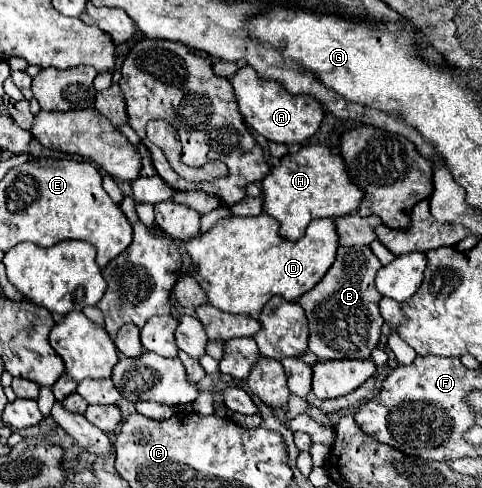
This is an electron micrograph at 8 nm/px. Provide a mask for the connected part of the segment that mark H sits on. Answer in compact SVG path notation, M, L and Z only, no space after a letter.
M321 144L303 146L297 152L285 154L279 166L271 168L263 178L261 190L263 210L281 224L279 234L287 240L299 240L315 218L337 218L357 212L359 200L363 198L363 192L349 180L341 154L333 154Z

